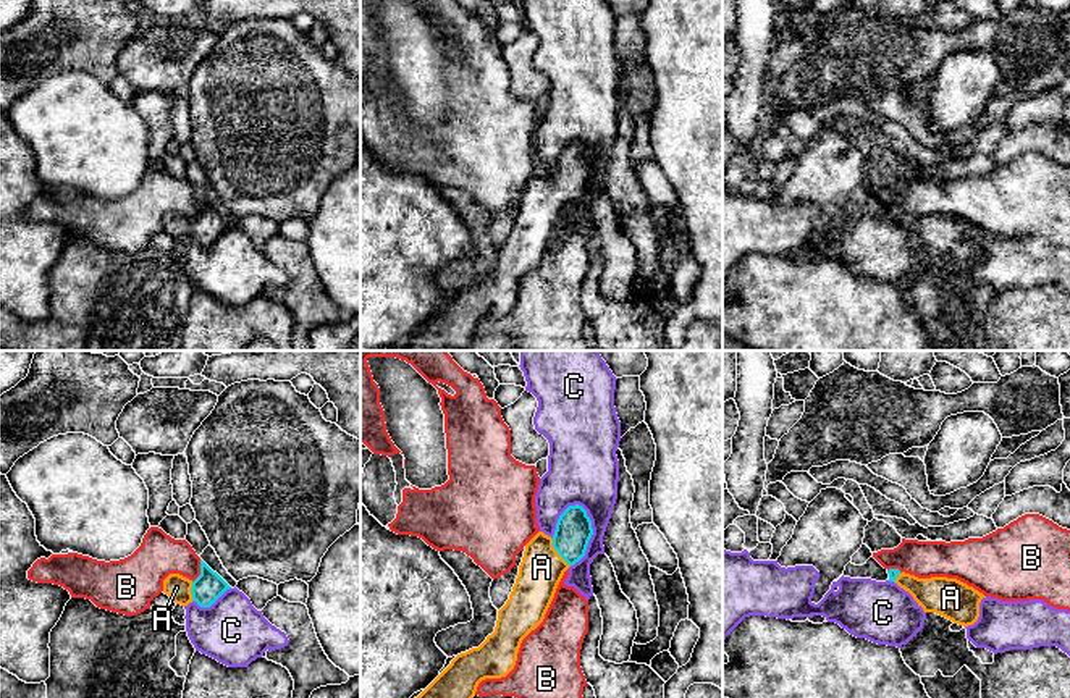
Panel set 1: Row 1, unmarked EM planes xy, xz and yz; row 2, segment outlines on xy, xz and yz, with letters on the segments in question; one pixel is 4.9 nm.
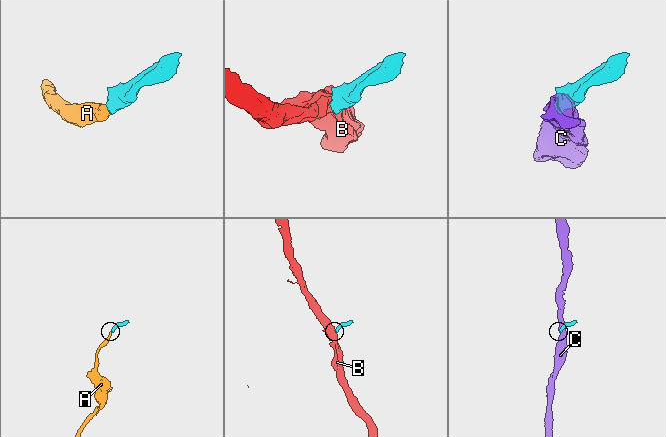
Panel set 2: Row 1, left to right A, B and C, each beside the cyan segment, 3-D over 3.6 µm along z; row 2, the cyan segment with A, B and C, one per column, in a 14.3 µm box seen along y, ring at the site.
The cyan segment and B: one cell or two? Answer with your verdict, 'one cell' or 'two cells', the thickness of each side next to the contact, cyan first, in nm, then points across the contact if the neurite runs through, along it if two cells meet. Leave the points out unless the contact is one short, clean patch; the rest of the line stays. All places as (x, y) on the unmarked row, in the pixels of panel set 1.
two cells; calibres 150 and 220 nm; border xy (201, 197), (201, 212), (193, 220)

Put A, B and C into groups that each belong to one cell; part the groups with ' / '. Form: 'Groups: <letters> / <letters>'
Groups: A / B / C

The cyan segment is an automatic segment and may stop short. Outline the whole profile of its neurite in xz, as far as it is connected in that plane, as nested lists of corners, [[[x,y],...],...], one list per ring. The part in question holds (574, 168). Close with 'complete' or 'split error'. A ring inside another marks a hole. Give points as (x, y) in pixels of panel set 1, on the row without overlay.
[[[579,142],[559,153],[553,174],[538,170],[525,183],[519,213],[509,238],[498,249],[495,270],[478,286],[457,292],[401,351],[464,351],[482,318],[506,315],[516,304],[522,278],[543,260],[564,210],[585,194],[592,173],[592,158]]]; split error

